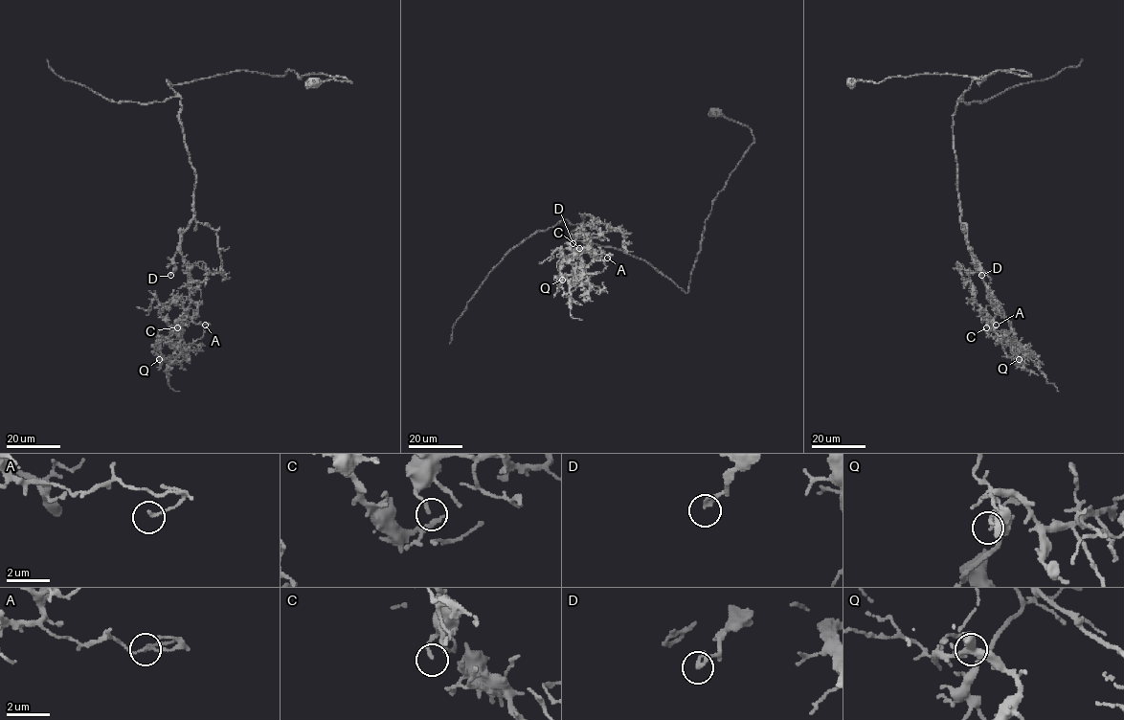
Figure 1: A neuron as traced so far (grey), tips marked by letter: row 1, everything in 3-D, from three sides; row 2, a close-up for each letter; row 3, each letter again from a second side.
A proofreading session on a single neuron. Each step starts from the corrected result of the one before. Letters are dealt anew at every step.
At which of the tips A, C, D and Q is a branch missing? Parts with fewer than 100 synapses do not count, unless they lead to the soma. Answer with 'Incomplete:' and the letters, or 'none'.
Incomplete: none

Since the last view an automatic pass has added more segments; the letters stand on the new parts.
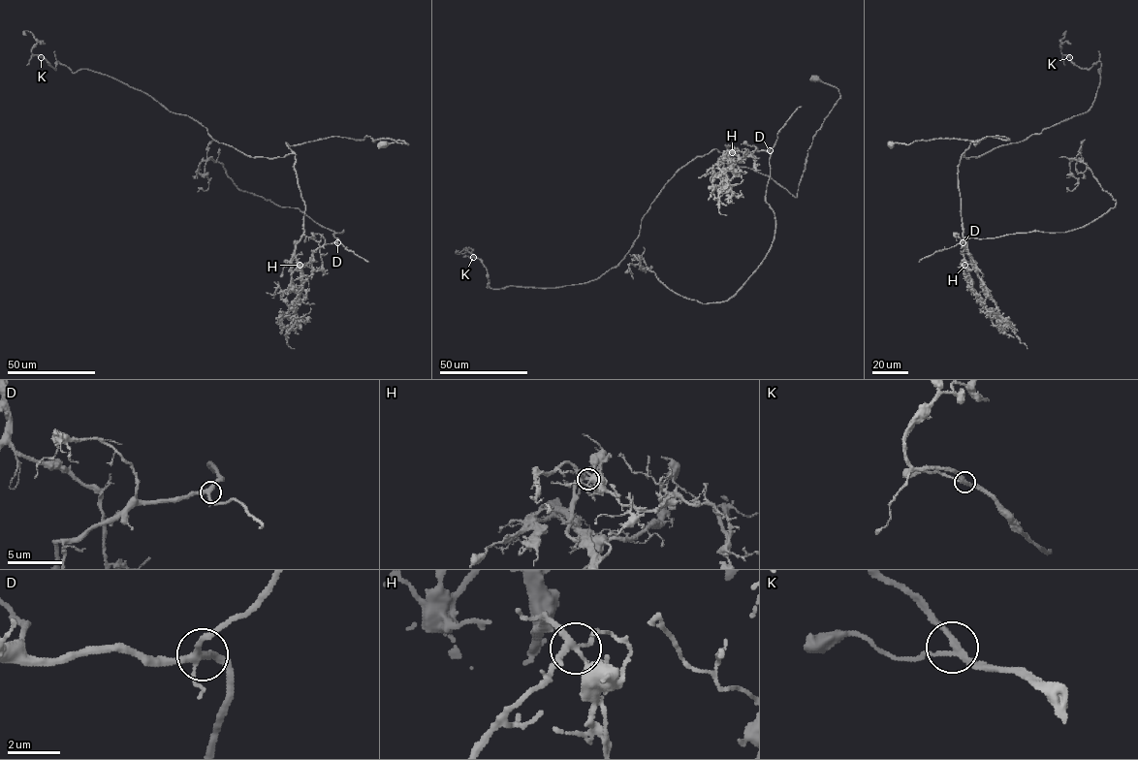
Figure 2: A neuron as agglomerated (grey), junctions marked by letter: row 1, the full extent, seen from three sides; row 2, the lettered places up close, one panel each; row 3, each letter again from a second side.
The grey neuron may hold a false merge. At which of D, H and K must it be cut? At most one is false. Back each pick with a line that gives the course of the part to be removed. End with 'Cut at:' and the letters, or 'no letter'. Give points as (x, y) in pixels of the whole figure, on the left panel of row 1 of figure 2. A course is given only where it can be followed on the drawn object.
H: (300, 265), (343, 231), (239, 190), (212, 159), (205, 167), (208, 188), (197, 191)
Cut at: H

